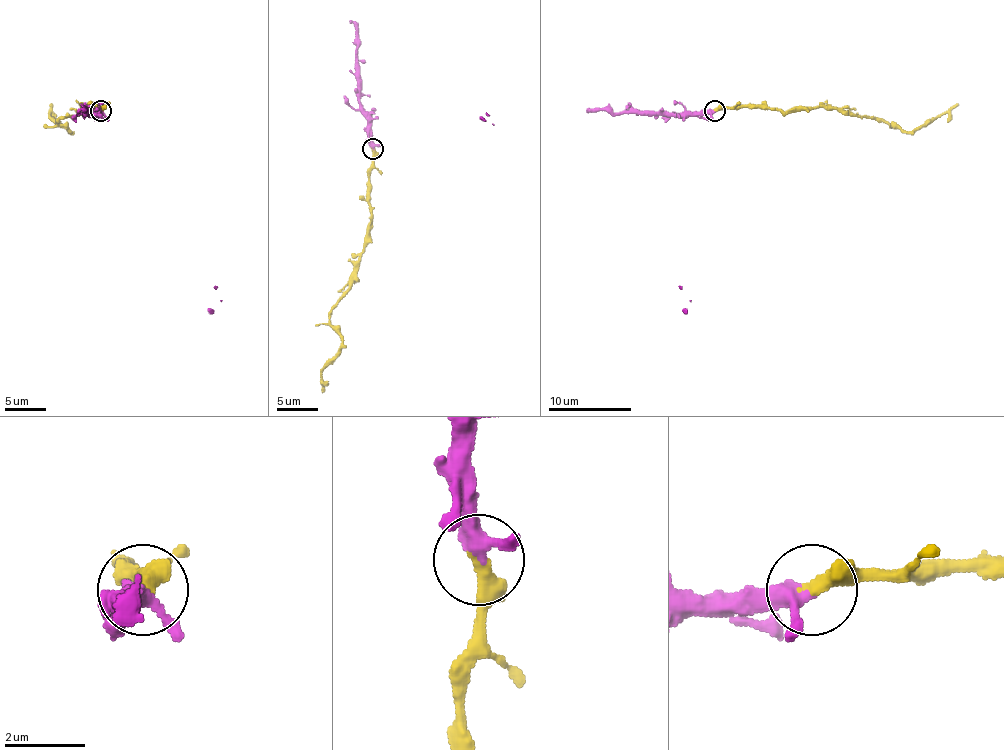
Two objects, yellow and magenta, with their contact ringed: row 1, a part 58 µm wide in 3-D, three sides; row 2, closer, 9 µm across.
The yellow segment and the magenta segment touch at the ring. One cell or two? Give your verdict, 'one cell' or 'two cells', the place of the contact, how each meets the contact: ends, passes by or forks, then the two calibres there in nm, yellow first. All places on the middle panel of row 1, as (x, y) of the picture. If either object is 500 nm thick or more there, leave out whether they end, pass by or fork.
one cell; at (373, 148); yellow ends there; magenta passes by; 420 nm thick on the yellow side, 360 nm on the other

